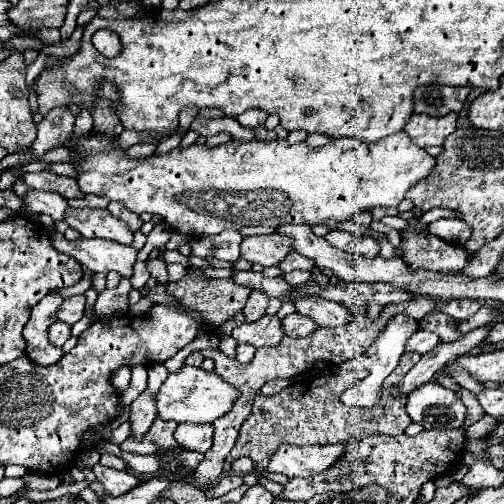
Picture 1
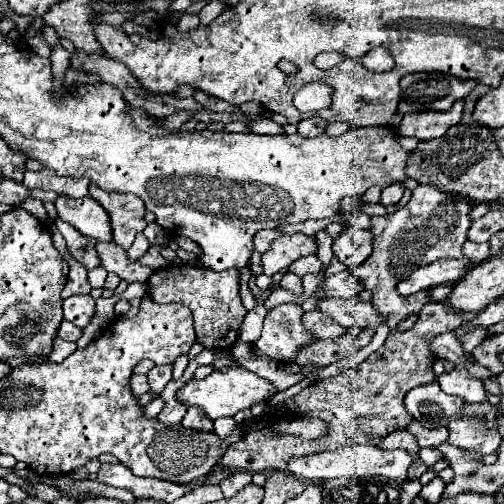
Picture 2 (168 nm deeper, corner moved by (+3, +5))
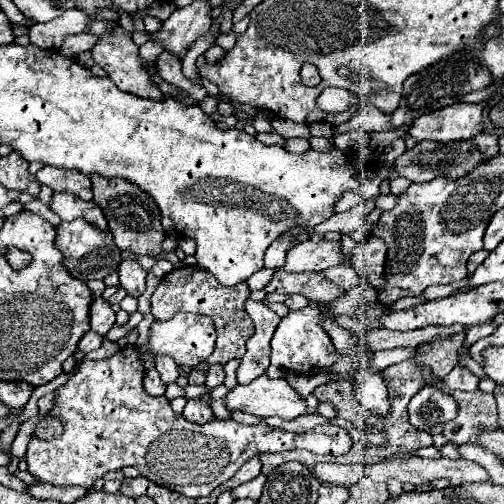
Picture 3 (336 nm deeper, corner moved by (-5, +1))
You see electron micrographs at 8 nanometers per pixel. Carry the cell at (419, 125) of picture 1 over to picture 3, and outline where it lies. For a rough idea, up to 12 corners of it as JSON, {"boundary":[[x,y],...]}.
{"boundary":[[454,103],[422,115],[416,141],[452,143],[482,131],[486,103]]}

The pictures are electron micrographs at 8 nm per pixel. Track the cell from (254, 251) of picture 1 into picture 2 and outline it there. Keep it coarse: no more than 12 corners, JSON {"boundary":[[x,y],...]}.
{"boundary":[[280,235],[262,253],[266,275],[316,253],[316,239]]}

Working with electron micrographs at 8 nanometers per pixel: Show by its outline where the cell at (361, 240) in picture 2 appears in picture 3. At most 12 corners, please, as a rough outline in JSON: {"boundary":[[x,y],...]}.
{"boundary":[[368,237],[352,265],[376,291],[384,287],[386,243]]}

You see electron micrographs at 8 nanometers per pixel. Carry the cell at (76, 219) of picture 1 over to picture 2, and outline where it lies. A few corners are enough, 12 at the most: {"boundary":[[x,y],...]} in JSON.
{"boundary":[[58,197],[58,217],[96,241],[112,241],[96,199]]}

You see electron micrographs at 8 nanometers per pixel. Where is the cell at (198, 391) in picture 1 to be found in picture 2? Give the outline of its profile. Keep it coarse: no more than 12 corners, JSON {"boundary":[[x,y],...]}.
{"boundary":[[244,367],[190,379],[176,399],[210,419],[234,417],[276,387]]}

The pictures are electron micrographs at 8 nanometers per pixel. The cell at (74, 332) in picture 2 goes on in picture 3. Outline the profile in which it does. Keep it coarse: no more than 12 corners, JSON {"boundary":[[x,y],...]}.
{"boundary":[[88,331],[78,349],[88,353],[102,345],[102,337]]}

